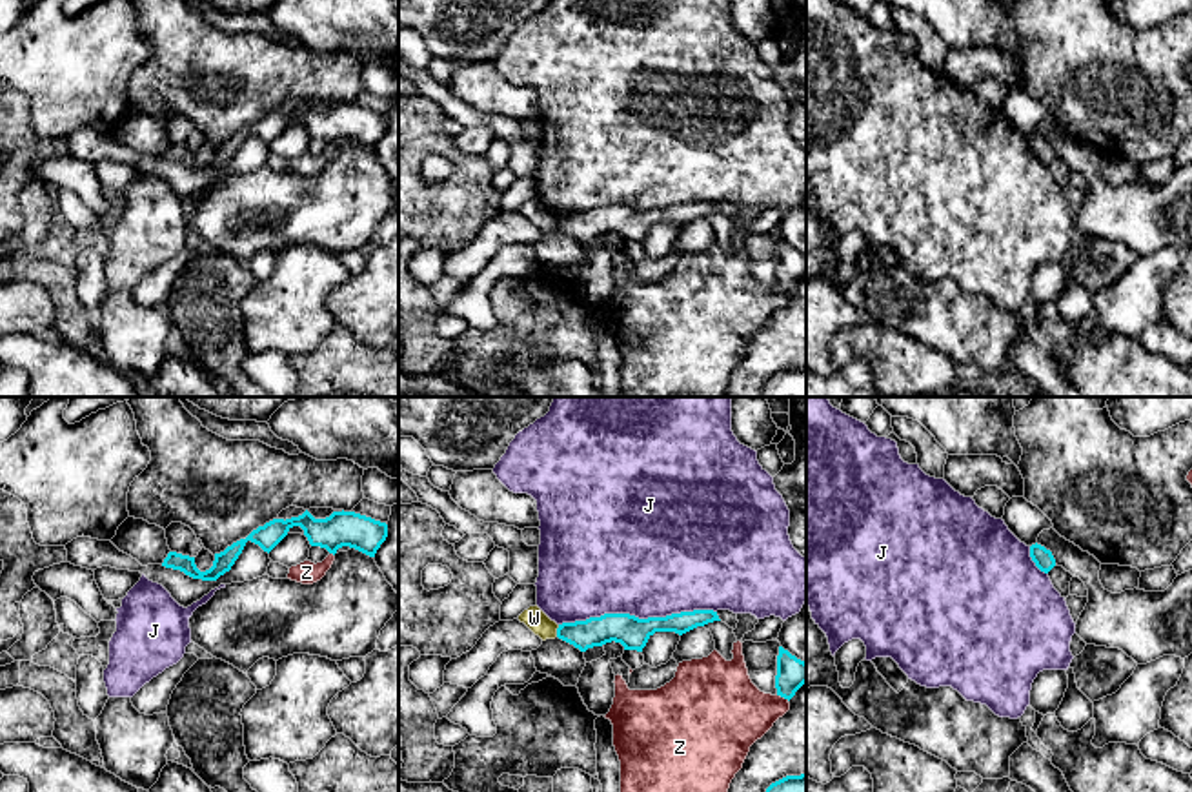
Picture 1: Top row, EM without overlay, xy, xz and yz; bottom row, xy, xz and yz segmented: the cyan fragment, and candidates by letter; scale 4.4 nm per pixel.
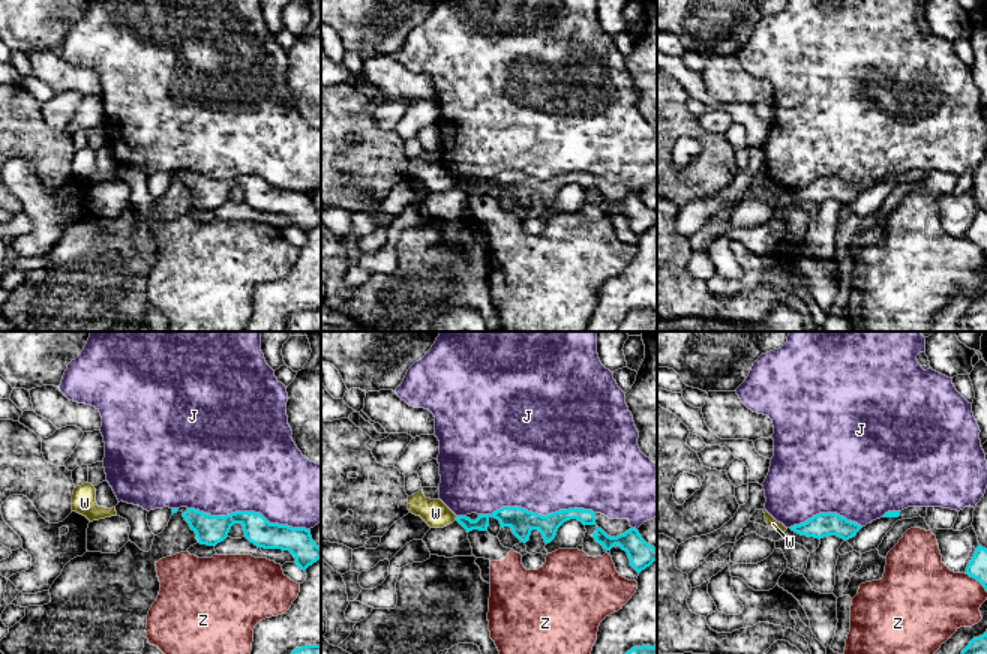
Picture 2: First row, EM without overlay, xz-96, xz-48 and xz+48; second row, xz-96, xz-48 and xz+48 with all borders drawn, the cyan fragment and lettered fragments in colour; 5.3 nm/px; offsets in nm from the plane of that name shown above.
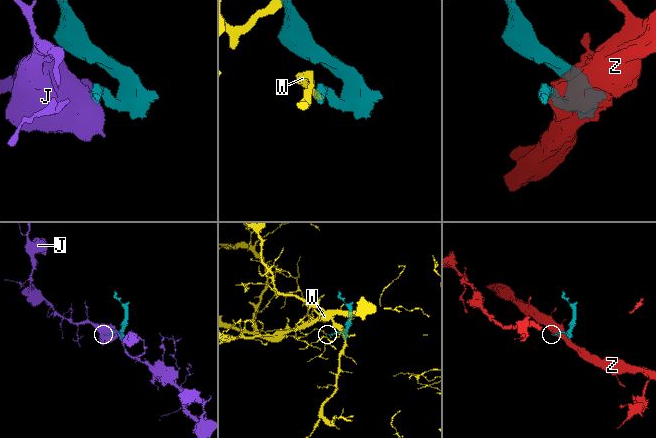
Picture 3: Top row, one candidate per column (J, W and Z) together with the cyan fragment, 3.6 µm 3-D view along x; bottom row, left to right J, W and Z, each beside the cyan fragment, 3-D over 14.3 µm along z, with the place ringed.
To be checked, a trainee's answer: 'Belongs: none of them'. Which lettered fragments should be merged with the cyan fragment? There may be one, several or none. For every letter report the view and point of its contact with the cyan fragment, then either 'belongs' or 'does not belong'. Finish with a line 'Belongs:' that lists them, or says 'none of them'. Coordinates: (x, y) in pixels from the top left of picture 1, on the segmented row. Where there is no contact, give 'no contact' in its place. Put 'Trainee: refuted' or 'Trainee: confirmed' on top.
Trainee: confirmed
J: contact xz (637, 618); does not belong
W: contact xz (557, 630); does not belong
Z: contact xy (332, 552); does not belong
Belongs: none of them

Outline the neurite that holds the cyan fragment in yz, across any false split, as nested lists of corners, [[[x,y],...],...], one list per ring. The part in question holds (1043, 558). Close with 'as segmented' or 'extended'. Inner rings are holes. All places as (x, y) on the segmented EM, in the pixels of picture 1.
[[[1037,543],[1030,546],[1030,557],[1035,563],[1035,566],[1045,574],[1048,574],[1056,566],[1052,552]]] | as segmented

